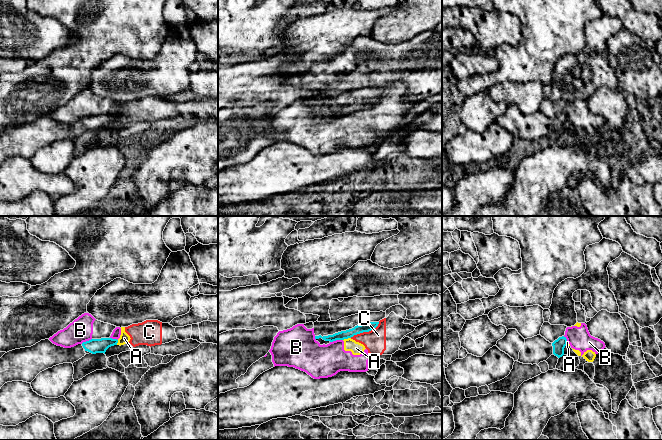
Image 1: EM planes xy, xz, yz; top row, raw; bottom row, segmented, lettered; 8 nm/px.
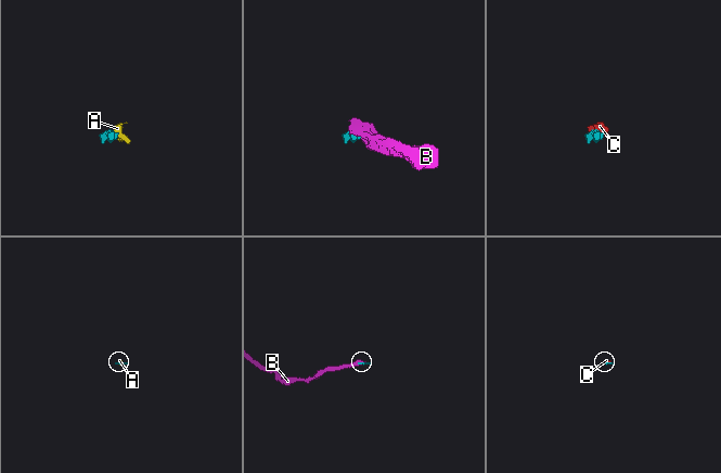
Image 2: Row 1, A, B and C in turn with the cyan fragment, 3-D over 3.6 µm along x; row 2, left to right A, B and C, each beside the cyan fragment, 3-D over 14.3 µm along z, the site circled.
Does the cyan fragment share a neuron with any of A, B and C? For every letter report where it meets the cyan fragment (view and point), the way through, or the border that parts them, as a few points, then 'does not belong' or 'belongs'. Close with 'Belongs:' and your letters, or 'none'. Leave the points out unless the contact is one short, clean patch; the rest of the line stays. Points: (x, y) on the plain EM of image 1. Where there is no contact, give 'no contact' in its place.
A: contact xz (346, 114); border xz (350, 113), (343, 116); does not belong
B: contact xz (336, 115); border xz (342, 115), (330, 118); does not belong
C: contact xz (365, 107); border xz (379, 98), (374, 104), (350, 113); does not belong
Belongs: none

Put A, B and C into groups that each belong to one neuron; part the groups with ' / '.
A B C

